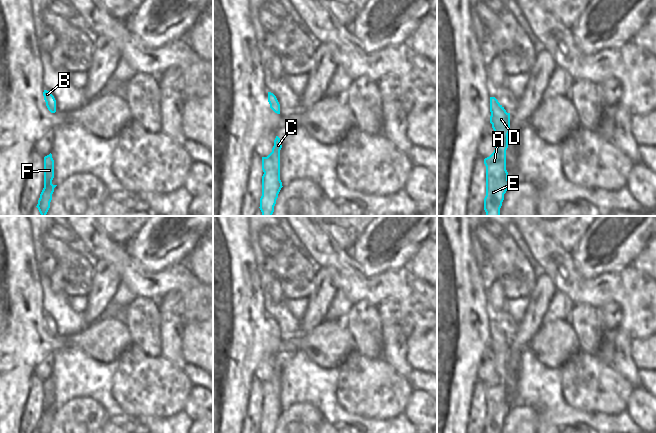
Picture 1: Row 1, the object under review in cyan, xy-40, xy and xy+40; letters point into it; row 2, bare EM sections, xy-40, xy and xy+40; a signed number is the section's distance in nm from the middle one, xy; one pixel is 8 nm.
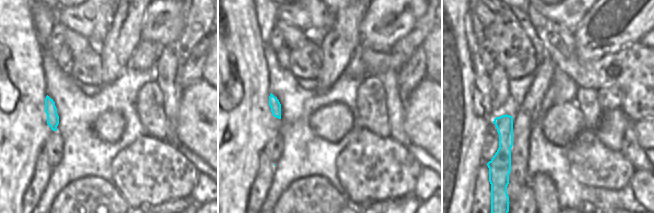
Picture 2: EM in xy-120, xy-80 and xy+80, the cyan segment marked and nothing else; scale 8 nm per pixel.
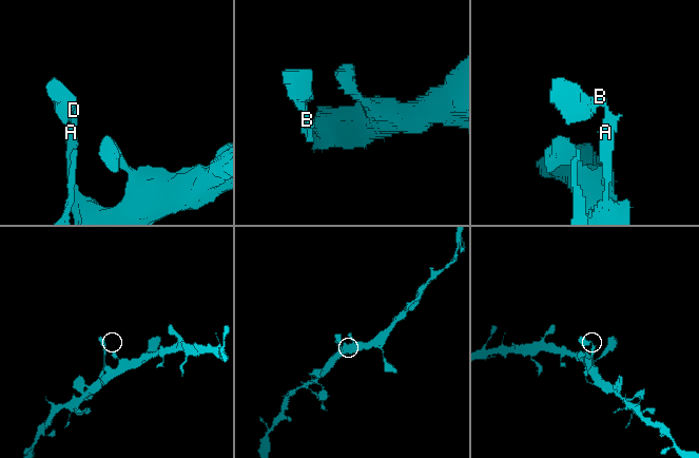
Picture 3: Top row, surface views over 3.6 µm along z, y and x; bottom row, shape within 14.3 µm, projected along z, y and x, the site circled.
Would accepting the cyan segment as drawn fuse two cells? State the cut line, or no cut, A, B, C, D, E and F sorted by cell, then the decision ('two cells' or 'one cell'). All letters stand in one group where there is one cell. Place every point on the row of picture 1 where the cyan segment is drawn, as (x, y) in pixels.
no cut; A B C D E F; one cell

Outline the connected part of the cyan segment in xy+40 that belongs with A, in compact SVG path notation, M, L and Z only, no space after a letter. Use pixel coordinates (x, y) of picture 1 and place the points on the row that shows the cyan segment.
M490 97L490 123L496 140L494 152L484 159L486 166L486 196L484 210L486 216L500 216L504 194L510 186L506 170L506 150L510 132L510 113L495 97Z

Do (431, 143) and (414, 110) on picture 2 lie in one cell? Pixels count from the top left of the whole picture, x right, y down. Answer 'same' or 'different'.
same

